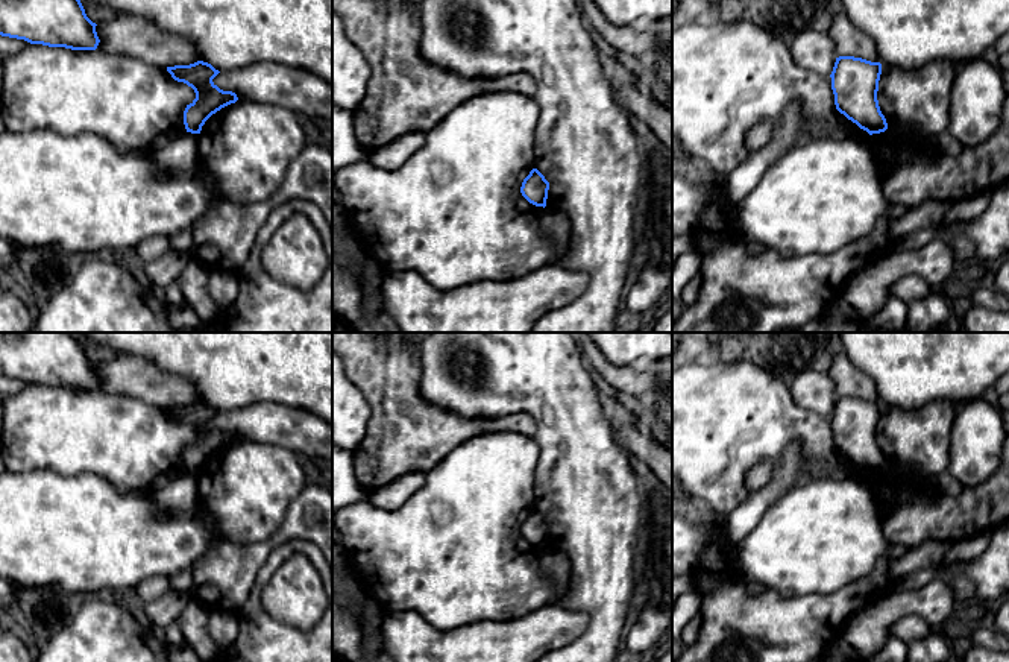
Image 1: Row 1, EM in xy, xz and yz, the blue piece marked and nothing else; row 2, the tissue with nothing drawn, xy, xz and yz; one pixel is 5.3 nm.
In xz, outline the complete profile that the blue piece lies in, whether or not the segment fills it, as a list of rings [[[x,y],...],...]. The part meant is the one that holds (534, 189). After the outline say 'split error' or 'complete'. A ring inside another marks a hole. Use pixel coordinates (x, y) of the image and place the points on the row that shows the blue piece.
[[[533,169],[530,175],[523,179],[520,193],[522,196],[536,206],[546,206],[549,182],[545,176]]]; complete

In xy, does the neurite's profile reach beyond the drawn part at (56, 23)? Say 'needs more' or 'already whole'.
already whole

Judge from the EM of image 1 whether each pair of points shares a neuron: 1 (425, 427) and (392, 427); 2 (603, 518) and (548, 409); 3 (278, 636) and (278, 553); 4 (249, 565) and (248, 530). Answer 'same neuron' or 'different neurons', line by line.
1: same neuron
2: same neuron
3: same neuron
4: different neurons

